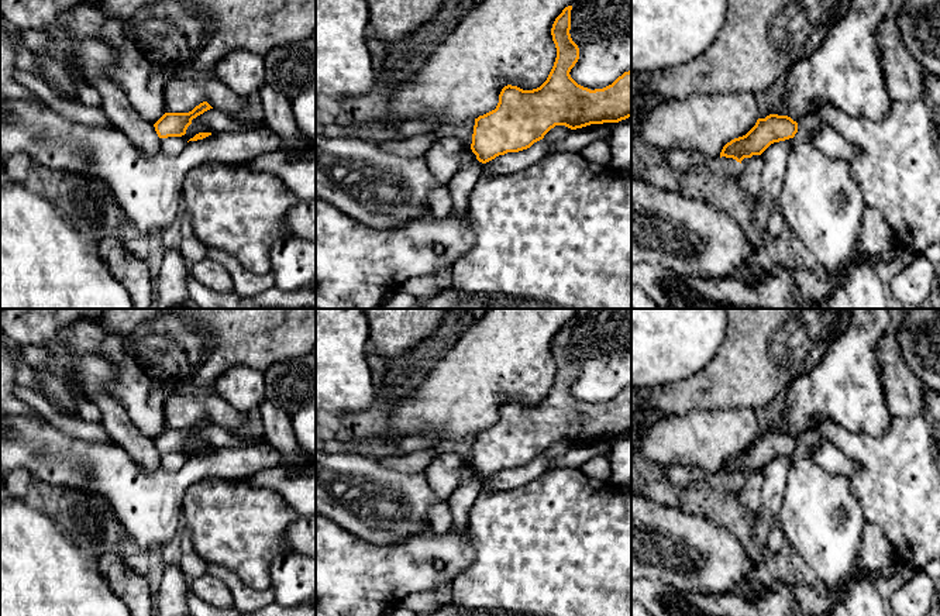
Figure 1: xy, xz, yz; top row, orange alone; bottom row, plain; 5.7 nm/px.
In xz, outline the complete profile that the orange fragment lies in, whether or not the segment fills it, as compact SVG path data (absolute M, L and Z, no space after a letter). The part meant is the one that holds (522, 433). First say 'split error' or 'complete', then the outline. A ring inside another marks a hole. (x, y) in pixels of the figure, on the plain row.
complete; M572 321L565 323L552 340L551 351L557 374L547 396L533 406L505 402L496 424L475 434L471 465L479 478L486 479L499 471L527 465L555 441L576 445L590 440L619 438L631 433L631 386L624 388L612 400L595 406L578 400L571 393L569 388L579 375L579 364L569 350L571 326Z

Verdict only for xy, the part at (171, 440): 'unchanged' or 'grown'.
unchanged

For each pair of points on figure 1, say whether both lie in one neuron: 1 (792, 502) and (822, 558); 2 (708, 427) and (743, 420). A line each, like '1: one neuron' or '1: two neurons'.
1: one neuron
2: one neuron

